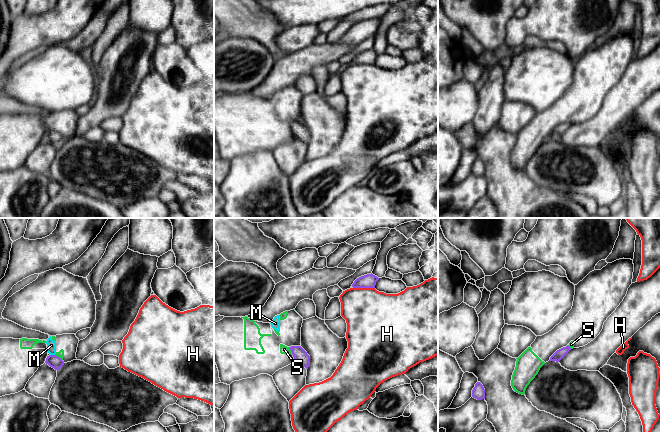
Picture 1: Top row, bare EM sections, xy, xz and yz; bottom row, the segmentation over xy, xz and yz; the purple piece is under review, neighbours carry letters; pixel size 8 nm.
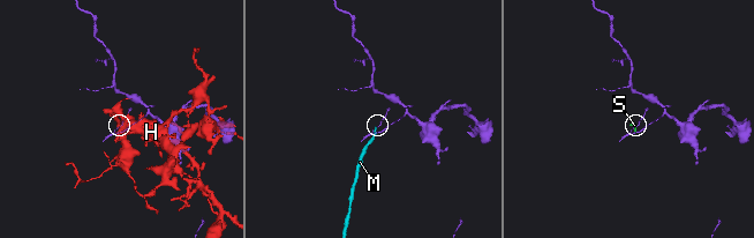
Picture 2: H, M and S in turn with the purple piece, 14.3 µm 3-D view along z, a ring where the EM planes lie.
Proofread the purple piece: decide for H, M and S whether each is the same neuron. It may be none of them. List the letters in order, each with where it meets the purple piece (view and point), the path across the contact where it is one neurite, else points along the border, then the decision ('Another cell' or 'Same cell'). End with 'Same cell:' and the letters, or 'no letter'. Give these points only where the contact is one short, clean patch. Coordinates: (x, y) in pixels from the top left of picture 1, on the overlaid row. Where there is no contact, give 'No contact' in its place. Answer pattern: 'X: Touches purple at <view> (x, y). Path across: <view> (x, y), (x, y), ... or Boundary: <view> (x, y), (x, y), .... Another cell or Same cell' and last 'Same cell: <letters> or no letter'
H: Touches purple at xz (364, 287). Another cell
M: Touches purple at xy (52, 355). Boundary: xy (50, 354), (54, 355). Another cell
S: Touches purple at xz (290, 349). Boundary: xz (289, 347), (292, 353). Another cell
Same cell: no letter

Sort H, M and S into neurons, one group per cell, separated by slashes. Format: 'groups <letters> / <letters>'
groups H / M S

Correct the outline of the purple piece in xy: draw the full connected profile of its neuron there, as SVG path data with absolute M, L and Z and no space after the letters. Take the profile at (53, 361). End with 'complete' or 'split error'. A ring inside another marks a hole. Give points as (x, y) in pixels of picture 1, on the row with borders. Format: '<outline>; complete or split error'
M56 355L47 356L45 363L57 371L64 365L64 361Z; complete

